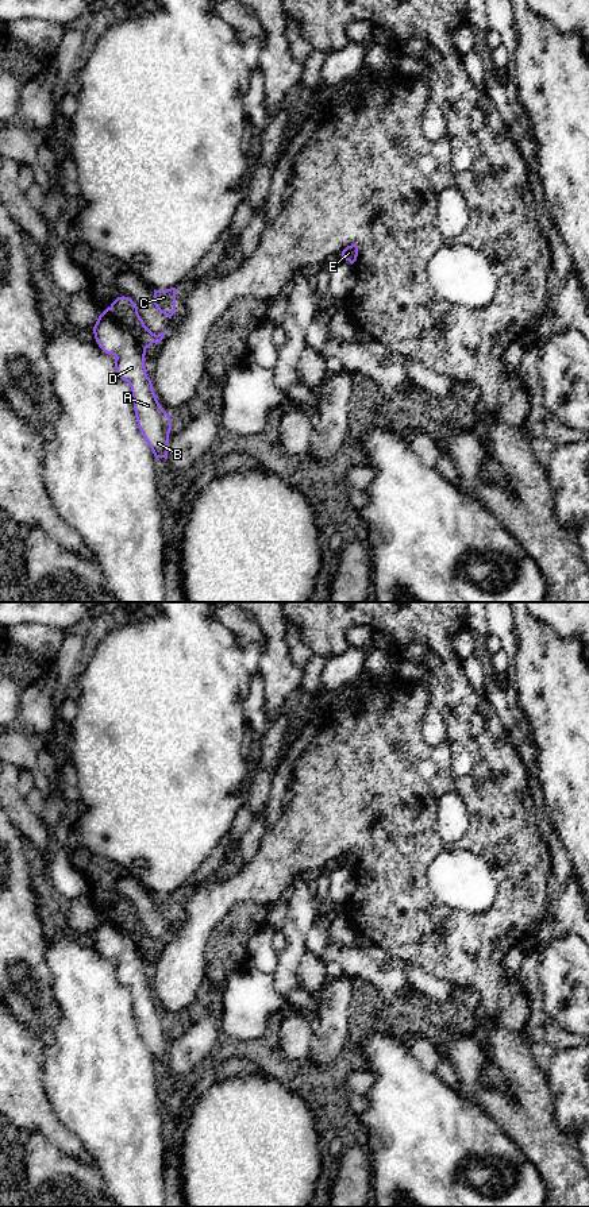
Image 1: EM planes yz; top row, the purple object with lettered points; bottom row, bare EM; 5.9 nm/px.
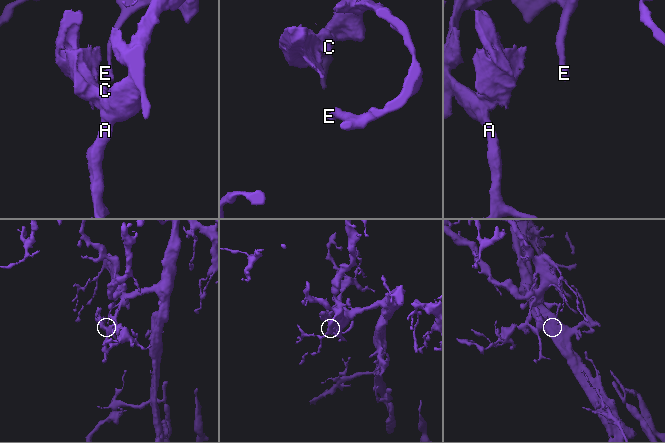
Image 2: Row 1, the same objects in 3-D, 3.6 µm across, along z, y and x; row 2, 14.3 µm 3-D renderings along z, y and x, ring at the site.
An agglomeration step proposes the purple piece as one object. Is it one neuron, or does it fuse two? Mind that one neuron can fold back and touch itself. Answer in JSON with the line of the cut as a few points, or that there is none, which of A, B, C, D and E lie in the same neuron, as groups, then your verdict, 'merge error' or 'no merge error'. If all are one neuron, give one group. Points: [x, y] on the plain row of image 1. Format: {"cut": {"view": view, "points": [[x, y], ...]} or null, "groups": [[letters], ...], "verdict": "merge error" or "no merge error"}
{"cut": {"view": "yz", "points": [[110, 913], [114, 922], [135, 944], [143, 960]]}, "groups": [["A", "B", "D", "E"], ["C"]], "verdict": "merge error"}

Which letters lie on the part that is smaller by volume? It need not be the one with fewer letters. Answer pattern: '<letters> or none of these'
C

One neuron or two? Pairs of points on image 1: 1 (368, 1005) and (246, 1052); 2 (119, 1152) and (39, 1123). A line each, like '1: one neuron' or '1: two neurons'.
1: one neuron
2: two neurons

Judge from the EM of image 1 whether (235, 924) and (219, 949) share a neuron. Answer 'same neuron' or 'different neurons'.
same neuron

